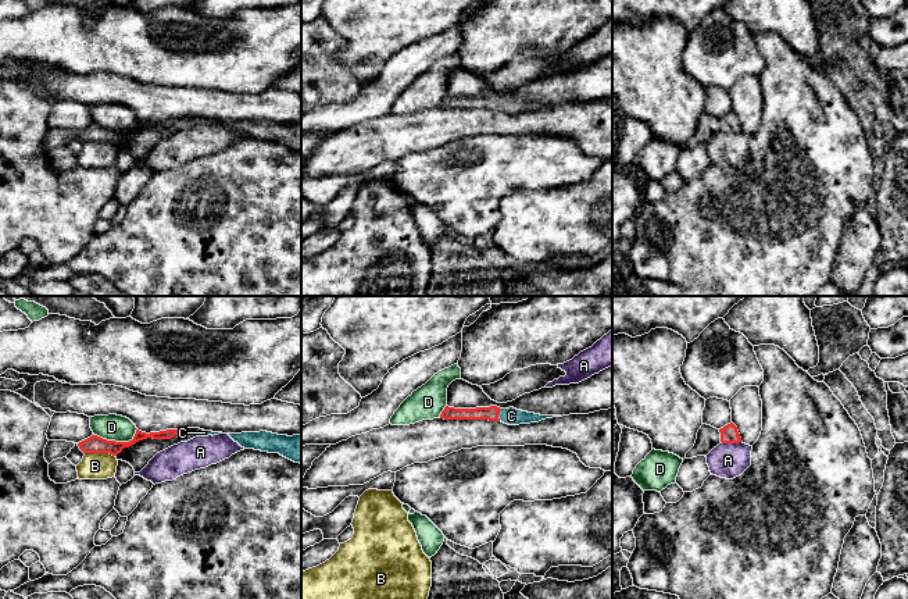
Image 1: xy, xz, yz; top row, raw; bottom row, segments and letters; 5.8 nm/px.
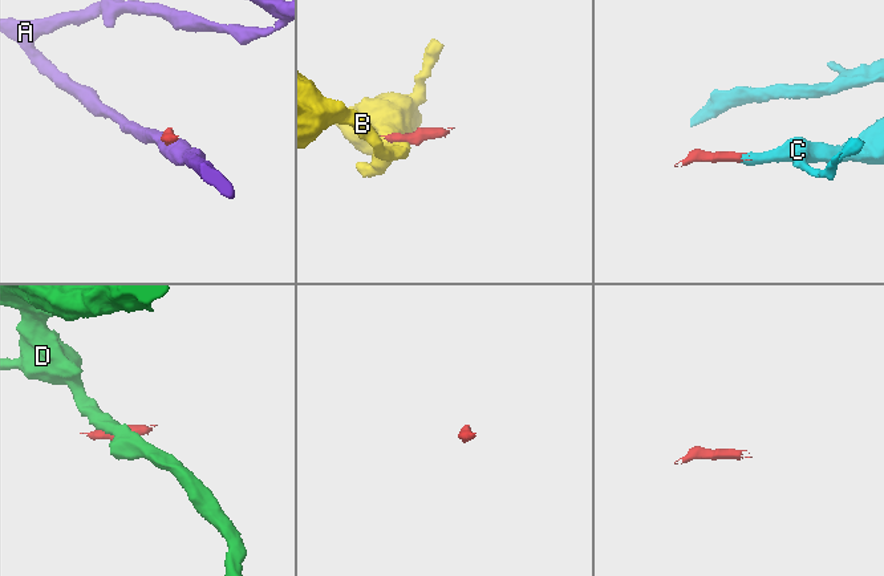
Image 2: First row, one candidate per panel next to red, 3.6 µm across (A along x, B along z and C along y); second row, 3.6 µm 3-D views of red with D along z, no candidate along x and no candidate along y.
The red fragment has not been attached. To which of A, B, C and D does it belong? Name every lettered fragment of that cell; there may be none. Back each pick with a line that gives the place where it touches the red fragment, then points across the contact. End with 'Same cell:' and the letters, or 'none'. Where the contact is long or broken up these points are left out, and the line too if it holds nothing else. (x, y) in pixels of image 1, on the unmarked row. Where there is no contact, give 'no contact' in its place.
C: xz (499, 102) | across xz (490, 102), (499, 102), (511, 104)
Same cell: C

